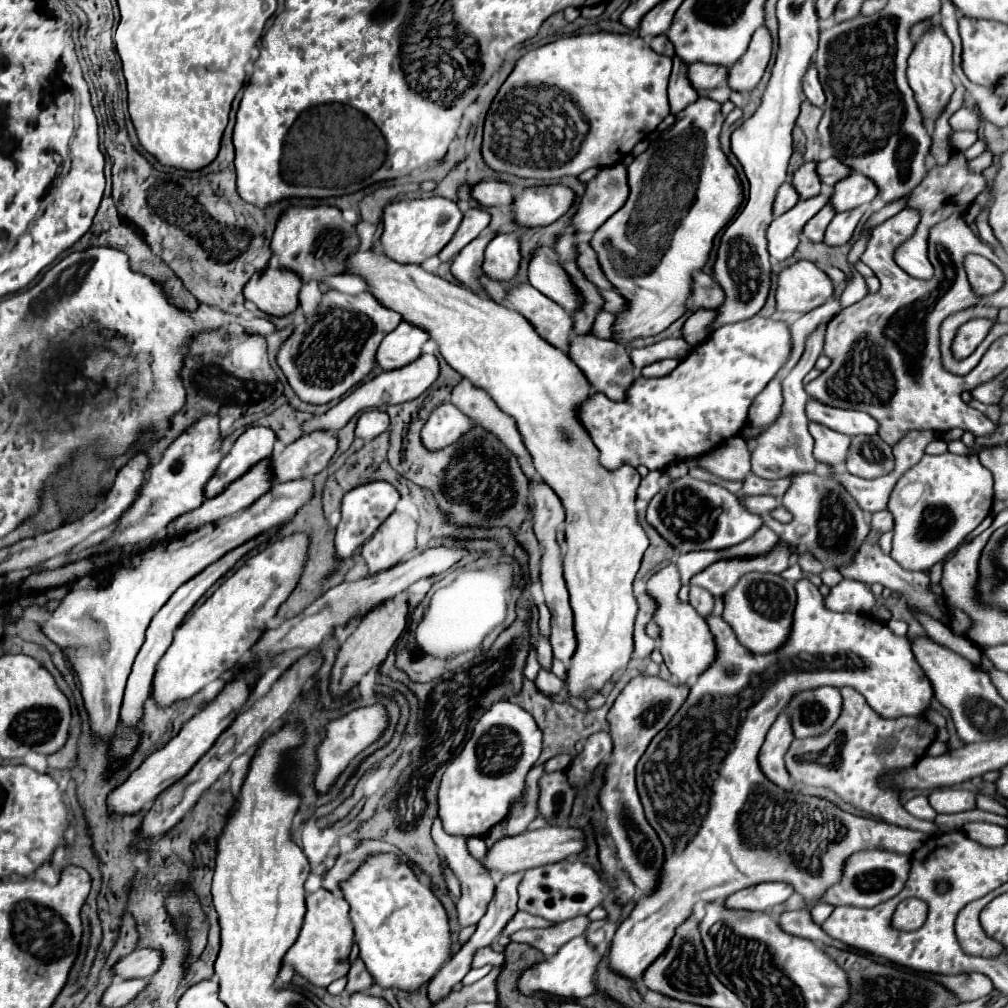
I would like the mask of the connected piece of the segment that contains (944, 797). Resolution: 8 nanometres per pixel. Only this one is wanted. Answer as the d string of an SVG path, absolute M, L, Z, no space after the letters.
M938 788L930 796L928 802L937 814L952 814L964 812L974 808L974 796L970 791L956 790L956 788Z

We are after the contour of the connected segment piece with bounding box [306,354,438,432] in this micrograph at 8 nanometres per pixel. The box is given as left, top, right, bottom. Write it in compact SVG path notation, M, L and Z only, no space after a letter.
M422 354L420 358L416 358L412 364L406 364L398 370L392 372L382 372L376 378L364 382L362 386L358 386L352 394L348 394L342 402L338 402L332 410L328 410L322 416L314 416L310 422L306 422L306 432L312 430L340 430L348 424L348 420L364 410L370 408L382 408L382 406L392 406L392 404L402 404L408 400L418 398L434 380L438 378L438 360L432 354Z

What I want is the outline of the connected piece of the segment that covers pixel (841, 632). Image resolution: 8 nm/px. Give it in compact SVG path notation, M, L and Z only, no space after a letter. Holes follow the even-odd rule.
M808 578L796 582L796 594L798 602L790 638L778 650L774 650L774 654L750 654L750 650L746 650L736 640L736 634L720 616L706 618L710 632L714 634L718 654L710 668L706 668L692 684L688 700L674 714L668 726L654 736L636 766L638 794L646 812L646 820L656 830L664 846L664 864L658 890L636 898L634 910L618 926L610 940L608 968L624 978L636 982L642 980L644 970L666 950L680 922L686 922L686 918L692 916L696 902L726 900L730 894L762 882L786 882L794 886L798 894L806 894L810 904L814 904L818 902L818 896L824 894L824 890L840 880L844 860L850 854L864 848L890 850L911 856L927 839L925 834L918 831L848 814L826 798L786 792L774 786L762 774L758 766L758 750L764 742L764 736L776 716L790 704L790 698L802 690L820 688L826 684L836 688L852 686L854 690L862 692L862 696L874 710L878 710L878 714L886 718L916 716L930 706L934 696L930 680L918 666L906 638L892 634L888 626L874 616L826 610L820 590ZM700 780L712 780L708 810L702 820ZM694 822L698 828L686 834L684 828L692 826Z

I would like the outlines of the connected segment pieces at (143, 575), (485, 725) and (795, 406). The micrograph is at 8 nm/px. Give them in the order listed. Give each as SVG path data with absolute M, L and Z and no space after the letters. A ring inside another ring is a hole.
M276 482L270 492L266 492L246 510L240 510L230 518L222 518L222 522L214 524L214 528L204 526L184 542L178 540L166 548L158 546L146 552L146 558L140 558L142 562L134 560L130 566L112 572L104 586L96 582L78 582L78 586L56 590L56 598L52 598L56 606L48 610L48 618L40 624L40 630L54 644L68 650L80 676L84 710L98 742L110 736L110 732L116 728L126 678L144 642L144 632L152 616L164 606L164 602L176 592L180 584L200 574L206 566L236 546L292 518L296 510L312 498L312 490L312 482ZM100 628L104 628L106 640L100 640Z
M500 700L478 720L464 750L450 762L442 776L438 794L438 816L444 830L458 836L484 836L494 824L506 818L510 806L518 800L524 790L524 778L534 766L542 750L542 732L534 718L512 704Z
M820 324L808 338L804 354L800 358L800 362L794 366L794 370L790 372L790 376L782 382L782 390L784 390L784 404L782 404L782 414L778 418L778 422L774 422L762 436L756 438L756 446L750 452L750 464L752 464L752 472L760 478L766 480L774 480L774 478L790 478L796 472L814 472L816 470L816 460L812 456L812 448L814 448L814 438L808 432L808 418L806 418L806 402L808 402L808 394L804 390L804 376L814 368L818 356L822 354L822 344L824 344L824 330L826 324Z

